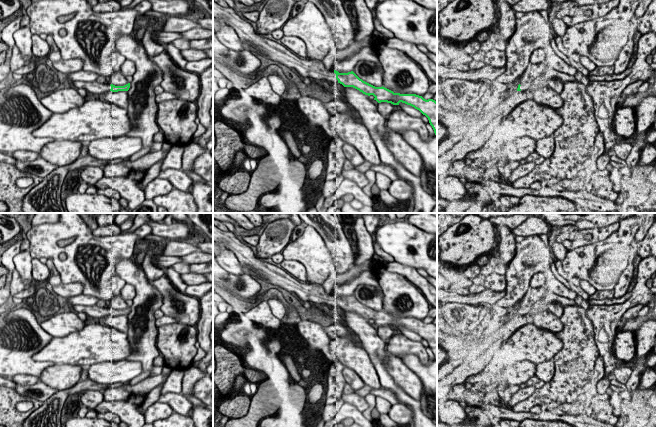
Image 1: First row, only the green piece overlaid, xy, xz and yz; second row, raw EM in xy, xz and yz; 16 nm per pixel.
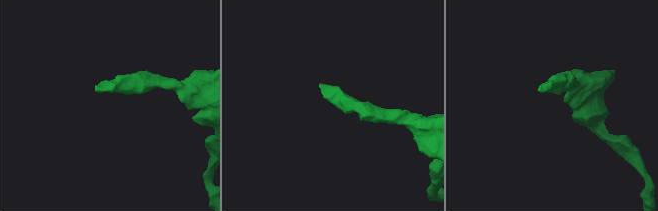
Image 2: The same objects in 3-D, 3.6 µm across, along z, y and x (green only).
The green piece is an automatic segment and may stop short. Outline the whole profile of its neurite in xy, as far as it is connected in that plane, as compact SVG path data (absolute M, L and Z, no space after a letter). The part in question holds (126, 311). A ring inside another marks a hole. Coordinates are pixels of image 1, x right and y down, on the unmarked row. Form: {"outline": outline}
{"outline": "M74 305L73 308L76 313L83 312L87 315L87 317L92 318L94 320L99 320L109 315L112 316L128 315L130 312L130 307L124 310L115 310L110 307L98 307L97 305L94 306Z"}

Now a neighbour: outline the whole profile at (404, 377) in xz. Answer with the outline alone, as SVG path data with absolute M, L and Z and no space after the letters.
M386 352L386 369L394 378L395 383L400 386L409 396L420 400L423 392L423 384L420 378L410 370L401 359Z

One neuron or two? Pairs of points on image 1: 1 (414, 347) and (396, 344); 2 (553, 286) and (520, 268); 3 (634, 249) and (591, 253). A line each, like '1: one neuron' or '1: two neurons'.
1: one neuron
2: one neuron
3: two neurons

